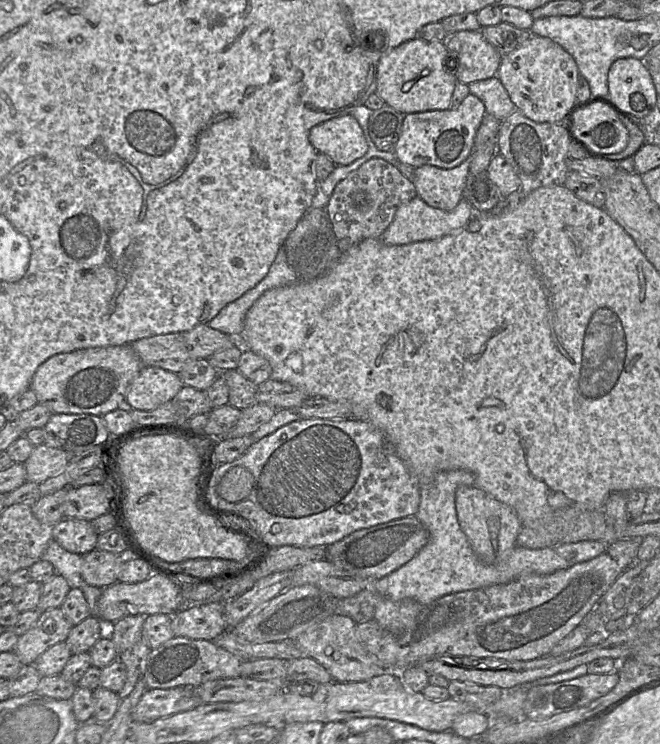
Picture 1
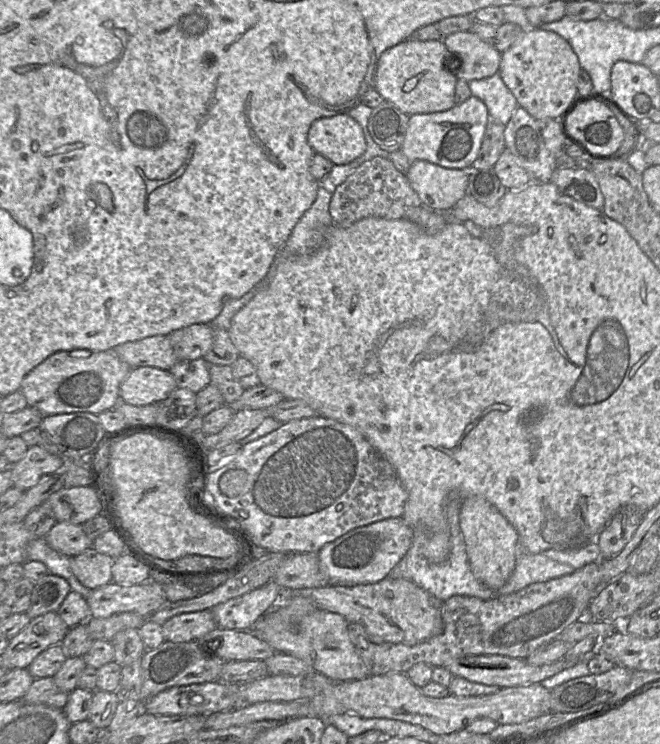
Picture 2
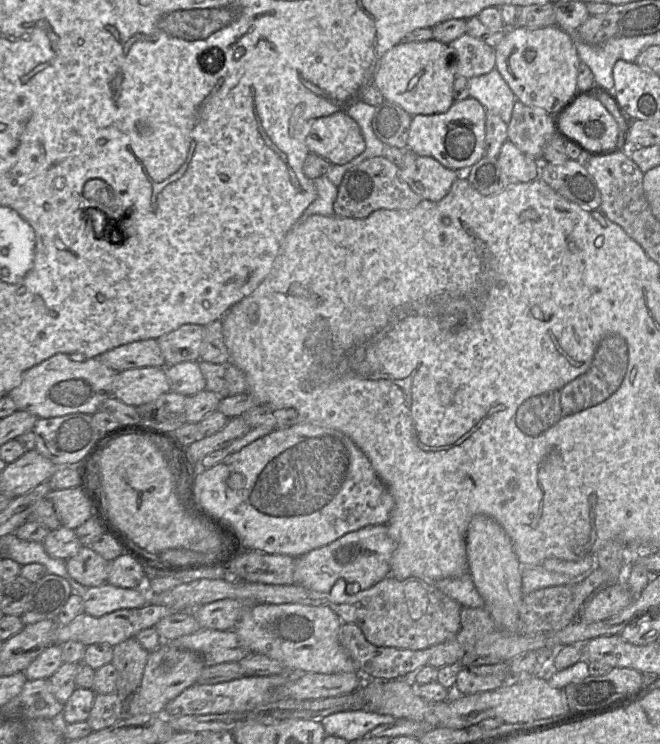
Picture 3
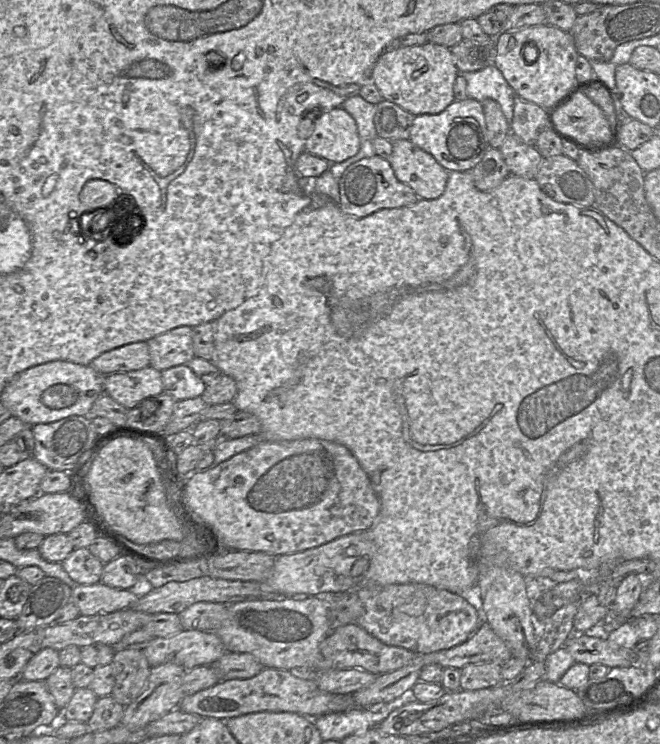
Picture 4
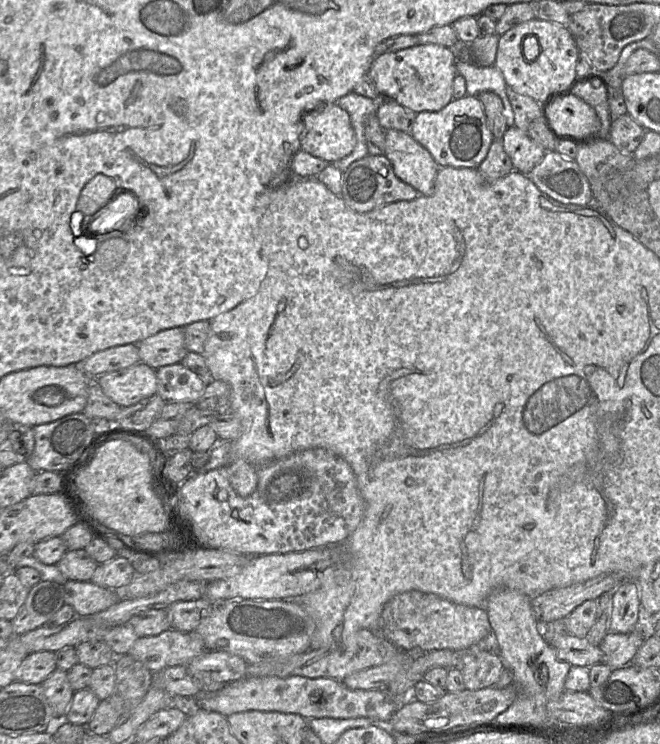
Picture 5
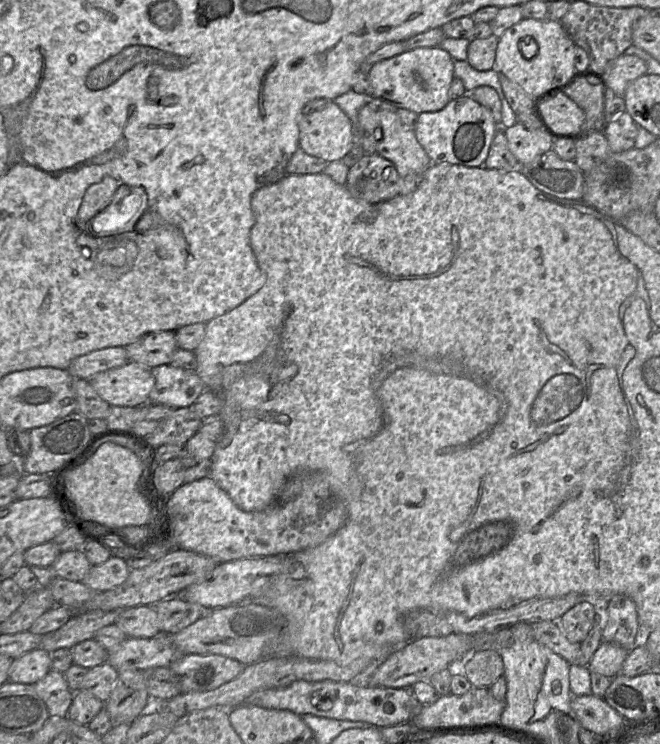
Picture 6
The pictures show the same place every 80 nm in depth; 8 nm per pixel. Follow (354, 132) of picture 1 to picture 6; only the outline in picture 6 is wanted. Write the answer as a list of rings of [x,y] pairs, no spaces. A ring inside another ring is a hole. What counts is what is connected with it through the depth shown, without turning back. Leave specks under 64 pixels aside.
[[[333,101],[298,119],[299,148],[327,163],[342,160],[354,150],[354,129],[349,117]]]

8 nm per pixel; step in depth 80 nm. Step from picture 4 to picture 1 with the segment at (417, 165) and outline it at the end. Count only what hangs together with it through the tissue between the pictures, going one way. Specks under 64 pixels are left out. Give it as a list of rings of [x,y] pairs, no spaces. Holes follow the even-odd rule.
[[[472,152],[454,168],[422,165],[414,168],[413,184],[419,196],[431,207],[444,211],[454,209],[464,198],[464,187],[472,162]]]

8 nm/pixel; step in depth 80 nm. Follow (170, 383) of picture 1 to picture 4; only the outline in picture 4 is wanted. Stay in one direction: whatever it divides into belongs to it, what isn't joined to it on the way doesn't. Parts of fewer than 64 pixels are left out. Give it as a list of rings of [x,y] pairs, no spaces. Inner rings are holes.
[[[151,366],[104,376],[104,393],[128,409],[163,391],[161,371]]]

